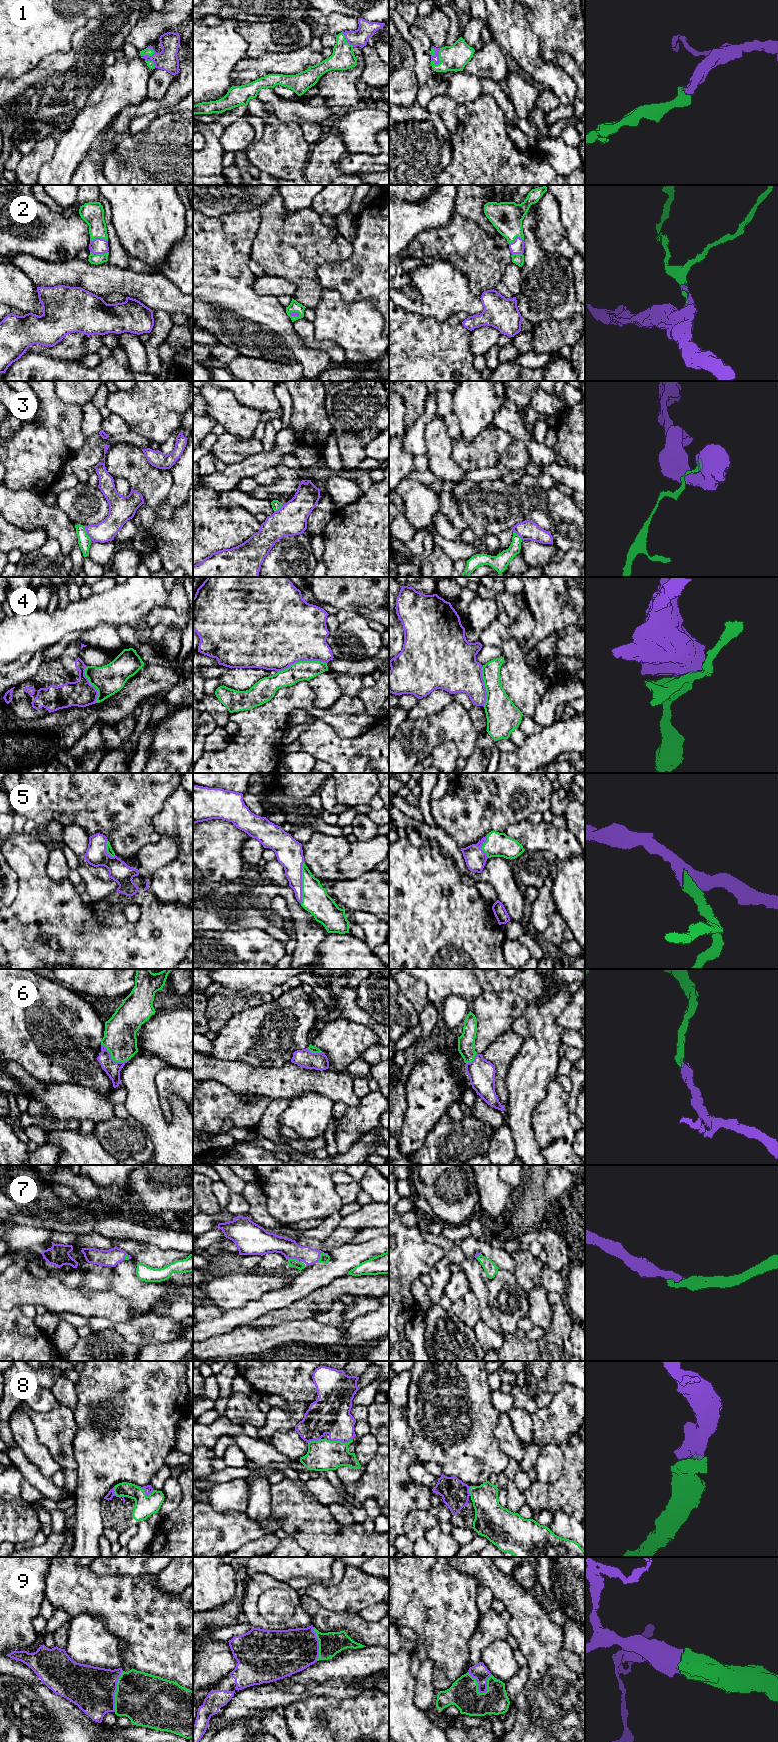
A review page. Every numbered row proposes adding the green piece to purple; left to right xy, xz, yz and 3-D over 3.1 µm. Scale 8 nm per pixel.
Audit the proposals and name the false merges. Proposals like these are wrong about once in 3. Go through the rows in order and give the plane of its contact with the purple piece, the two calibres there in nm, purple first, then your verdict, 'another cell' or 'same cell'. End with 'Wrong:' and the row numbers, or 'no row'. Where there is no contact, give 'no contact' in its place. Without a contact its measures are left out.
1: contact in yz; calibres 50 and 200 nm; same cell
2: contact in xy; calibres 130 and 180 nm; same cell
3: contact in xy; calibres 170 and 110 nm; another cell
4: contact in xz; calibres 500 and 160 nm; another cell
5: contact in xz; calibres 220 and 220 nm; same cell
6: contact in xy; calibres 120 and 260 nm; same cell
7: contact in xz; calibres 150 and 80 nm; same cell
8: contact in xy; calibres 70 and 170 nm; same cell
9: contact in yz; calibres 130 and 240 nm; same cell
Wrong: 3, 4

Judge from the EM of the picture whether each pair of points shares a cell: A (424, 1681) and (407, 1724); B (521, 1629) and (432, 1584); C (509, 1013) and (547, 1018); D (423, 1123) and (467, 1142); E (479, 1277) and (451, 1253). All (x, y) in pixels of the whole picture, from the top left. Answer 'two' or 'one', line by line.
A: two
B: two
C: two
D: two
E: two

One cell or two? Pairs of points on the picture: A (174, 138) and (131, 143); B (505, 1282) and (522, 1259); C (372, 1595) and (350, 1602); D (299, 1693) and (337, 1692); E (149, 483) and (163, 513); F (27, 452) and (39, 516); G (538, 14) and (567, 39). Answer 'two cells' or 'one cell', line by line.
A: one cell
B: two cells
C: one cell
D: one cell
E: two cells
F: two cells
G: one cell

